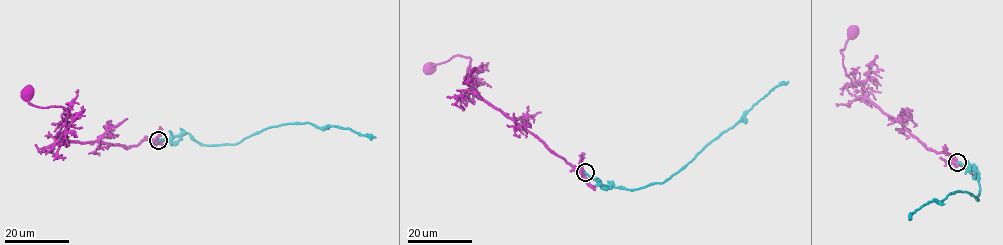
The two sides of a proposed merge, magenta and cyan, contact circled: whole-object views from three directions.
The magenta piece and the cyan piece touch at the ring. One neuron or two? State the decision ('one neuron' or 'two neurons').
one neuron

